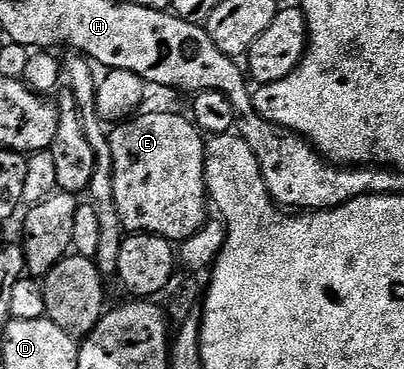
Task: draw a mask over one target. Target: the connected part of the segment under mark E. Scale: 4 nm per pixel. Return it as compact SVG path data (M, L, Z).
M167 111L144 113L120 122L109 135L115 207L123 227L130 234L153 233L170 243L180 243L200 231L210 216L208 213L211 213L211 202L205 187L206 138L186 114Z

